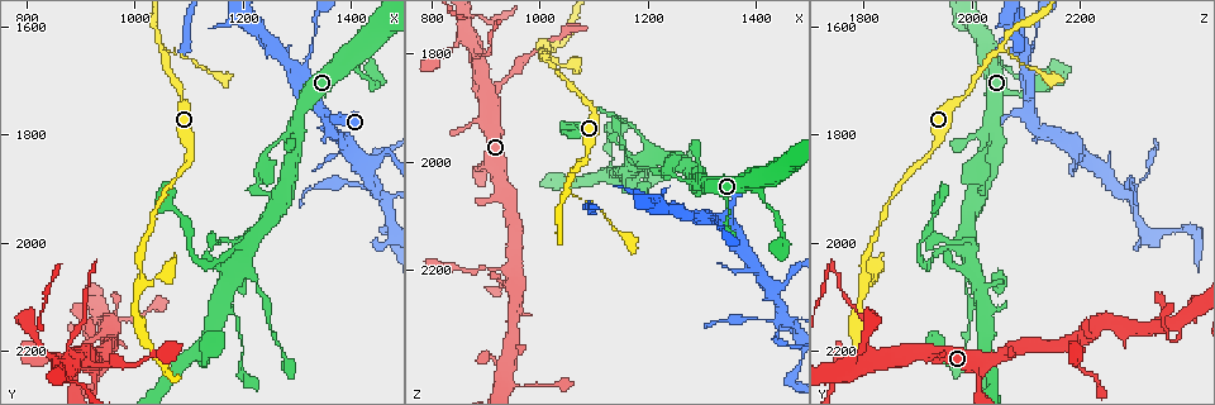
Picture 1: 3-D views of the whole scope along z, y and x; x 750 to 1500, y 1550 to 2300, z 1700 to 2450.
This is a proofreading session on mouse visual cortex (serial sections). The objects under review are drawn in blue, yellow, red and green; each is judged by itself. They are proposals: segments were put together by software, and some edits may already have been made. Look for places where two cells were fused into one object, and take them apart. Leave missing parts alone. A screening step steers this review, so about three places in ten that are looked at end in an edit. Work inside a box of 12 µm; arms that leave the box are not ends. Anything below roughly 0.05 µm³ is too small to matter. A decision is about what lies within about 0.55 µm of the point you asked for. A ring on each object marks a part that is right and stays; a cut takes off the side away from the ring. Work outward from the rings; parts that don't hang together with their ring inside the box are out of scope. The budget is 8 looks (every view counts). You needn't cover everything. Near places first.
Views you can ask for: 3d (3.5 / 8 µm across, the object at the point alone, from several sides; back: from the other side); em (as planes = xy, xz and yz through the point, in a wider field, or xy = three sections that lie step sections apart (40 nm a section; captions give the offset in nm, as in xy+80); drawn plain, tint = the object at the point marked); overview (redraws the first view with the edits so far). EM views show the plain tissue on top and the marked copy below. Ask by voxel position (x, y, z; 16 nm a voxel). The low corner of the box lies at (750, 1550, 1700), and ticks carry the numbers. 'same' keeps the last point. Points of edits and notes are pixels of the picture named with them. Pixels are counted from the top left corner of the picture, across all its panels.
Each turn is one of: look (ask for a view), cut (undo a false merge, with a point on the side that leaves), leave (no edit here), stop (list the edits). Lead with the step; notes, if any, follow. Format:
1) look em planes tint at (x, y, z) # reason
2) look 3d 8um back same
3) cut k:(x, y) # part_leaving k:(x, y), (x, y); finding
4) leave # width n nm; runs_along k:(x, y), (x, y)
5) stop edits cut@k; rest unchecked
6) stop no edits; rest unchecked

look 3d 3.5um at (1120, 2035, 1905) # abrupt turn

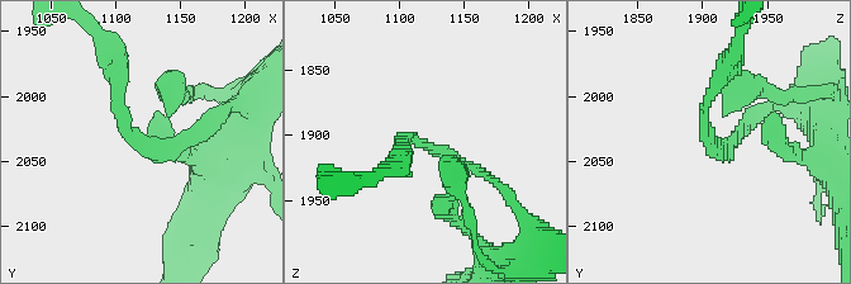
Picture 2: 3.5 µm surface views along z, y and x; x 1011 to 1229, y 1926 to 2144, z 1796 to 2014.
look em xy step 1 tint at (1120, 2038, 1910) # arm_widths 150, 150 nm

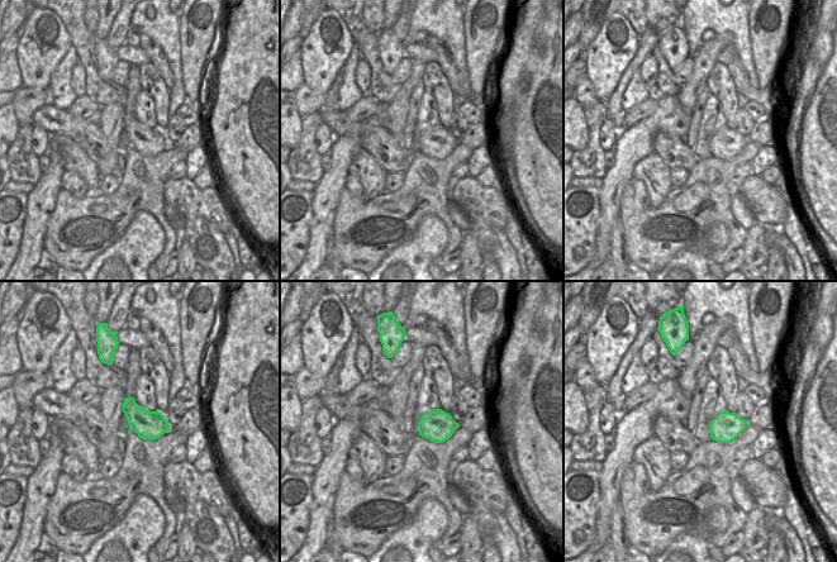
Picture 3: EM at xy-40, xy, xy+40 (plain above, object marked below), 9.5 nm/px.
leave # runs_along 2:(495, 183), (410, 137), (403, 156); one cell here

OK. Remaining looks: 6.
look em planes tint at (1305, 1690, 2110) # a narrow waist

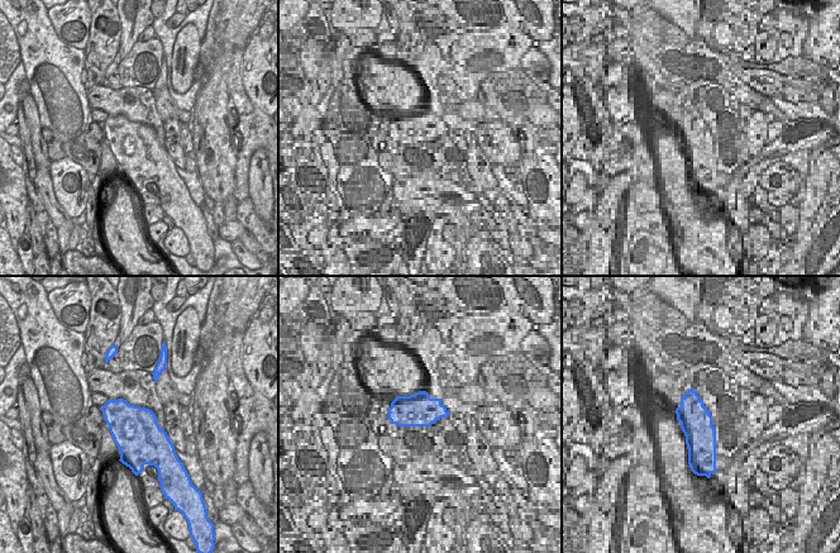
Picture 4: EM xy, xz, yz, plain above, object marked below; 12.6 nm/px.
look 3d 3.5um same

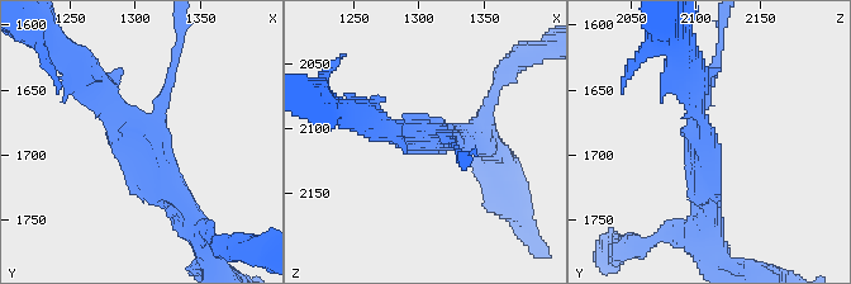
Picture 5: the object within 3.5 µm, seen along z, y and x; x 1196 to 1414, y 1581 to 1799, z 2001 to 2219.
leave # continuous, no second cell

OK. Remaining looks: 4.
look 3d 3.5um at (1050, 1645, 2055) # arms part here

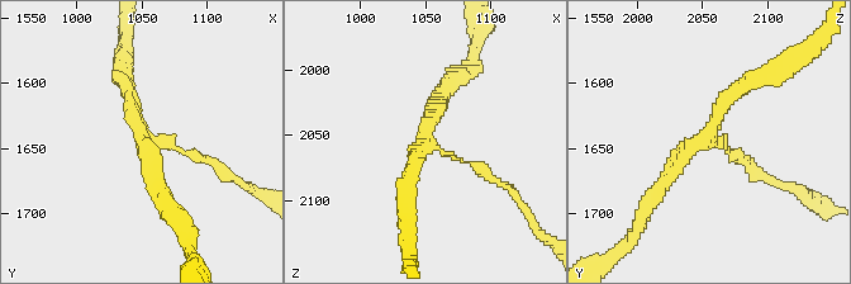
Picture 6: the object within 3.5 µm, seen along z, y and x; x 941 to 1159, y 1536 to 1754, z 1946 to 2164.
look em xy step 2 tint at (1050, 1644, 2052) # shape alone is not enough

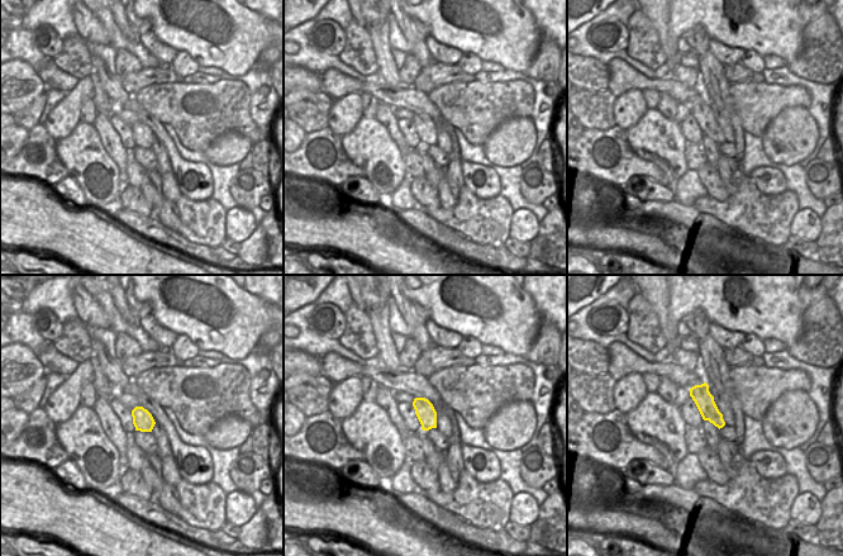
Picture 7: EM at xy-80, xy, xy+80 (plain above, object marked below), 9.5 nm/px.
leave # arms 3; runs_along 6:(450, 85), (427, 137), (493, 179); all the same cell

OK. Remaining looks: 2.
stop no edits; rest unchecked

